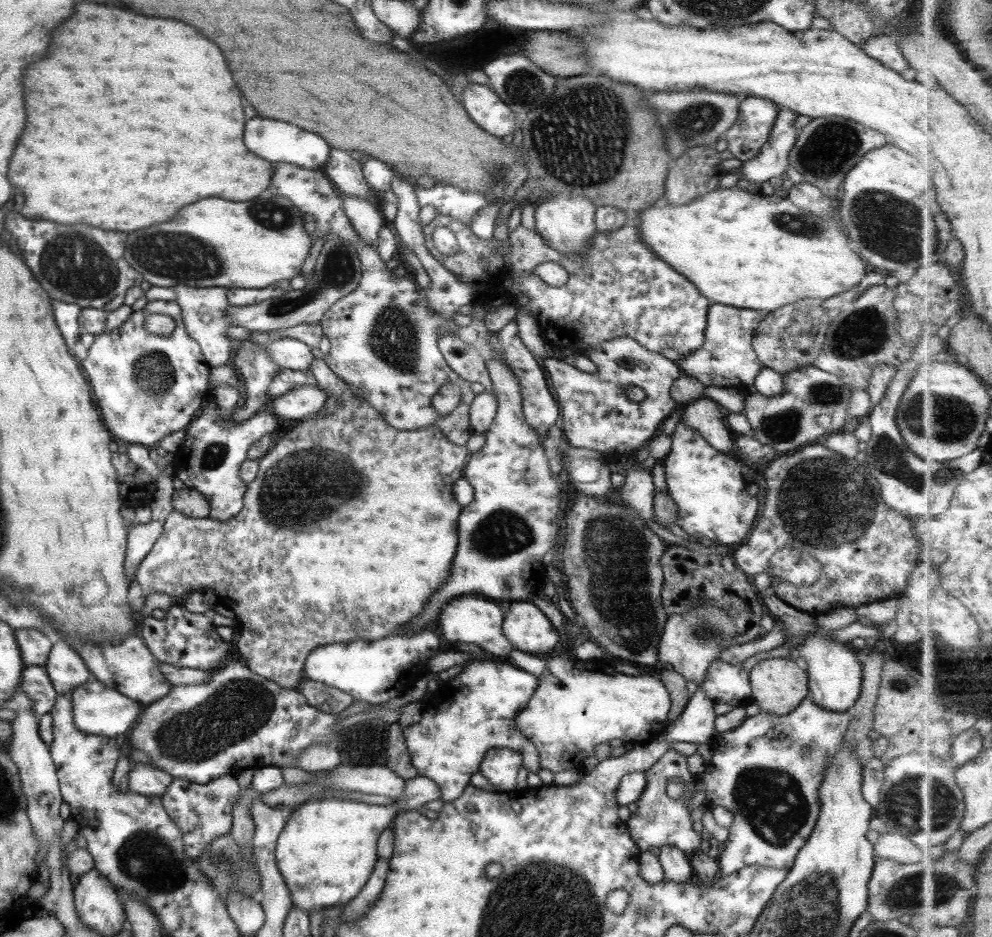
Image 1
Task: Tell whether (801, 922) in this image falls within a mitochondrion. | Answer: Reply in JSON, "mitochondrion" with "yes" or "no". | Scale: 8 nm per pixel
{"mitochondrion":"yes"}

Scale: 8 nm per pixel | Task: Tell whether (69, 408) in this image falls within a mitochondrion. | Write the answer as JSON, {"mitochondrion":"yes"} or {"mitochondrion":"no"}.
{"mitochondrion":"no"}

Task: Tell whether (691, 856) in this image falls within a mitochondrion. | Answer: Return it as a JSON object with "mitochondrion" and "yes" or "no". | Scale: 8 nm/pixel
{"mitochondrion":"no"}

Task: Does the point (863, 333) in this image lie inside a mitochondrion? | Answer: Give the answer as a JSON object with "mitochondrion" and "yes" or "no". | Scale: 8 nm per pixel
{"mitochondrion":"yes"}

